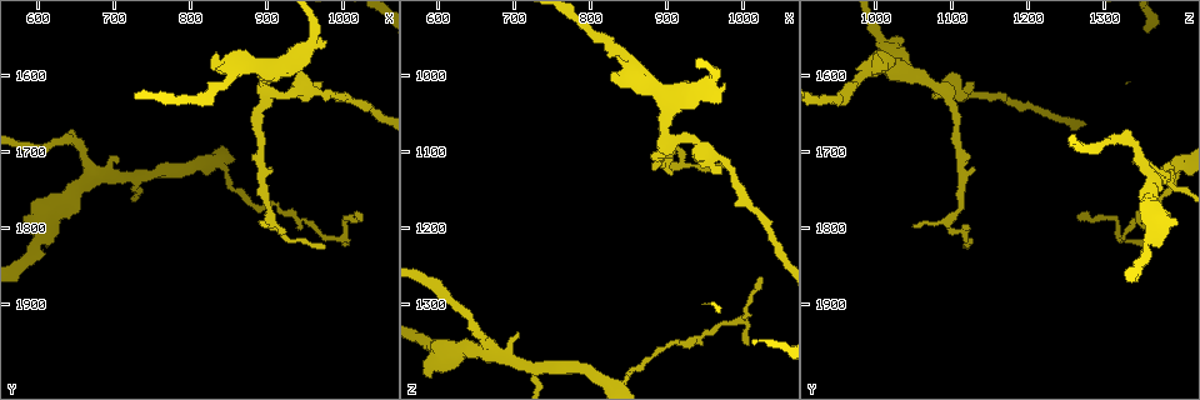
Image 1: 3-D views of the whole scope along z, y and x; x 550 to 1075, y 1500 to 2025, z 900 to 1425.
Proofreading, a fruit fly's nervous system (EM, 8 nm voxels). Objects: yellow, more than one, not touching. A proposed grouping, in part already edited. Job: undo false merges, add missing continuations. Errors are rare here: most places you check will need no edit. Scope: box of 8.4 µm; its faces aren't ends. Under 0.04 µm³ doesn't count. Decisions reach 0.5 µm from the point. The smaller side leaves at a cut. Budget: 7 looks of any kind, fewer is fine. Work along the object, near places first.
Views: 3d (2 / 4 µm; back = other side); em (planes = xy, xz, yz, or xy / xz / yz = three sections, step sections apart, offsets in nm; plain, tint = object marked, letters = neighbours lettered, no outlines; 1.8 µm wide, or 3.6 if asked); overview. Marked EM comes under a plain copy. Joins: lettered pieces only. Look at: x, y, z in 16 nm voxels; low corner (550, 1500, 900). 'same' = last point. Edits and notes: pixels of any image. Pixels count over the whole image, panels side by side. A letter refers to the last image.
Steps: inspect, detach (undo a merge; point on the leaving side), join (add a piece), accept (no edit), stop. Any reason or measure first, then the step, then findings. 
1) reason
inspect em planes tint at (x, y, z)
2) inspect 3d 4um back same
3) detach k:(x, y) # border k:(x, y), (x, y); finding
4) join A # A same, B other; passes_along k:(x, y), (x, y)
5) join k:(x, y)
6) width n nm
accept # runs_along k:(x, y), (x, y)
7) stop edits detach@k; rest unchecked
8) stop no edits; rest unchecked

sudden change in width
inspect 3d 2um at (600, 1810, 1360)

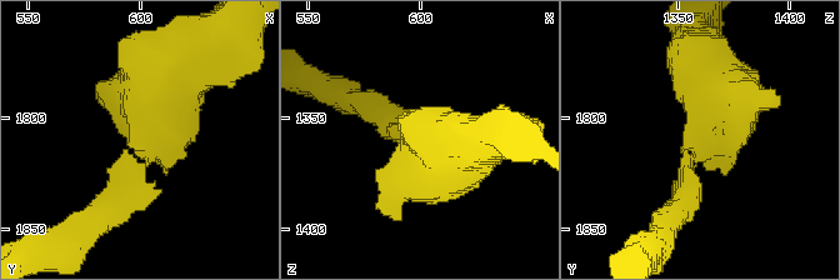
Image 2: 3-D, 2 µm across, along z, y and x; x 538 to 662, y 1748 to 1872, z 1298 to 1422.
arm_widths 220, 380 nm; now the EM
inspect em planes tint at (602, 1814, 1360)

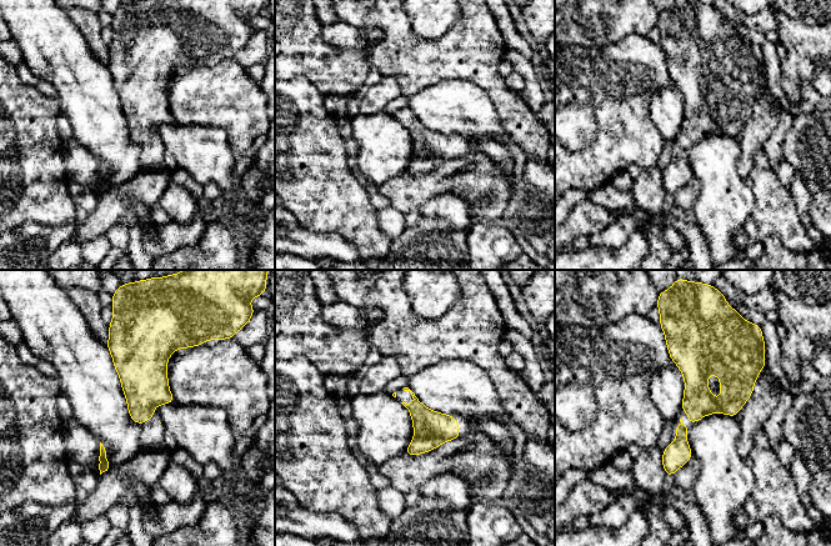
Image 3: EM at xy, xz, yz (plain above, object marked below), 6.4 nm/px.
see the neighbours
inspect em planes letters same

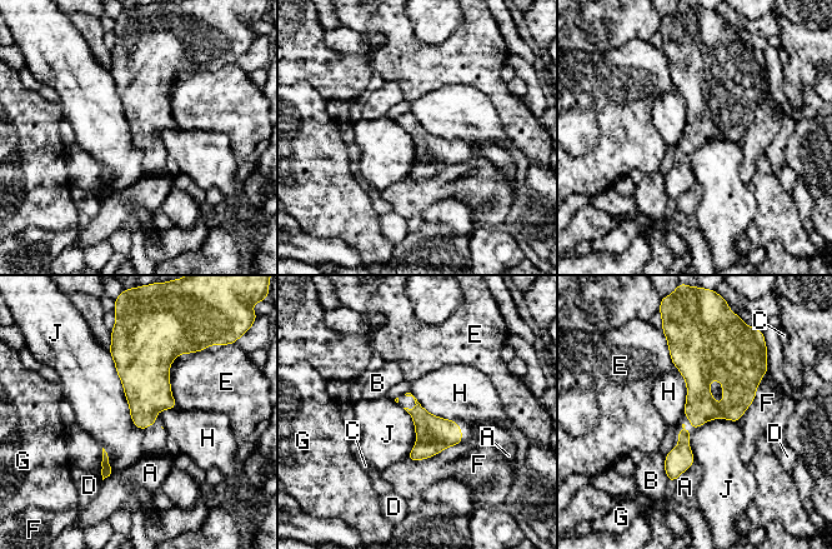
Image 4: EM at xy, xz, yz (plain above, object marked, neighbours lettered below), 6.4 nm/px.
longest_contact J 550 nm
accept # A other, B other, C other, D other, E other, F other, G other, H other, J other; runs_along 4:(691, 340), (697, 422), (671, 477); all the same neuron

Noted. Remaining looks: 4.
calibre changes
inspect 3d 4um at (850, 1735, 1395)

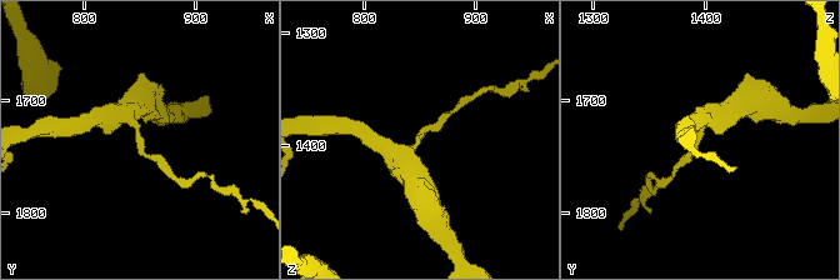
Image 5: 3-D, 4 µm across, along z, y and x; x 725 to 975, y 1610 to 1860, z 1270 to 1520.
inspect em xy step 8 tint at (848, 1734, 1396)

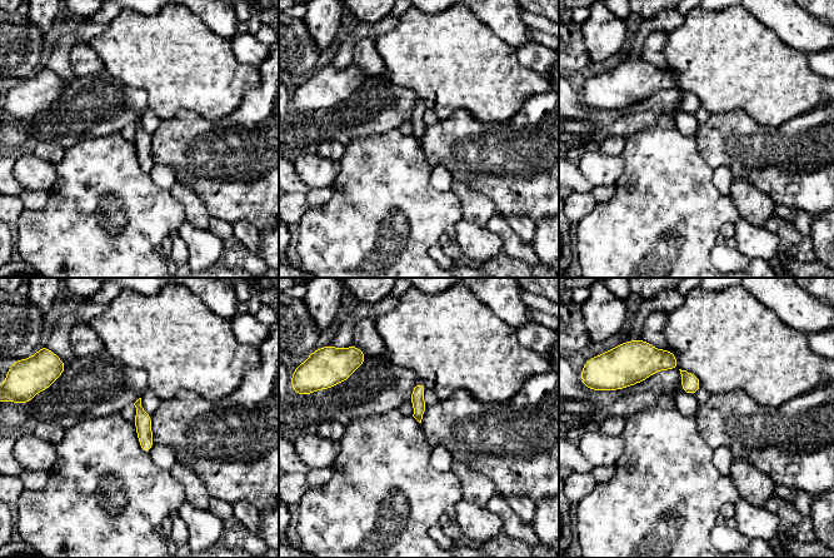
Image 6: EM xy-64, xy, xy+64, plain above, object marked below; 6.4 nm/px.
inspect em planes letters same

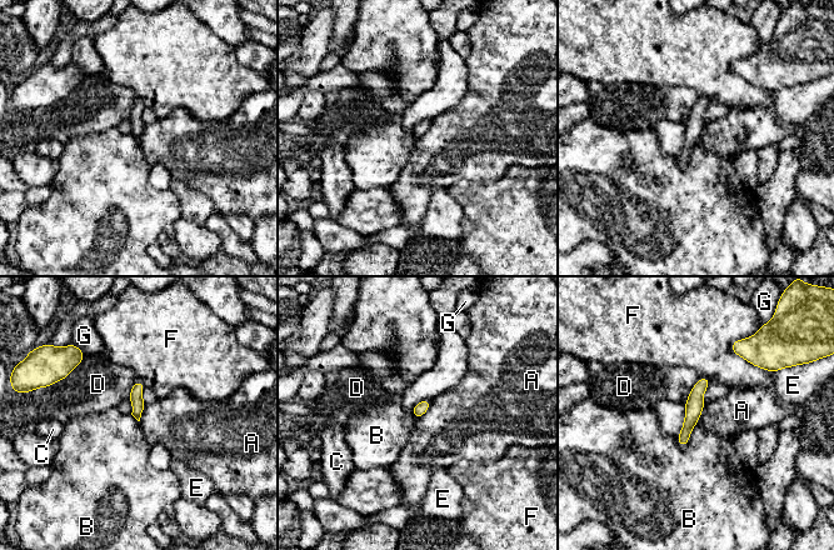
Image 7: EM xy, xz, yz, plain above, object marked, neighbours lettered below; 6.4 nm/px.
accept # A other, B other, C other, D other, E other, F other, G other; continuous, no second neuron

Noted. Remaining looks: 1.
stop no edits; rest unchecked

